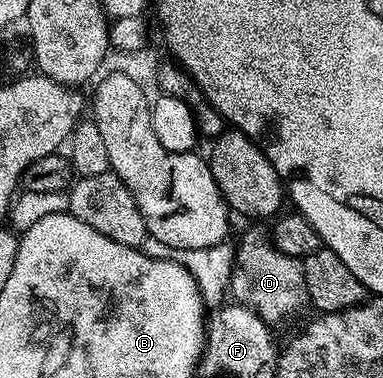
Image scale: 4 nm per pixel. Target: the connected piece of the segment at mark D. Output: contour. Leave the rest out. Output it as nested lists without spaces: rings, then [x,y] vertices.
[[[252,226],[236,242],[236,263],[230,280],[229,293],[237,302],[252,308],[263,321],[271,326],[306,306],[307,284],[304,282],[303,259],[284,255],[275,248],[265,226]]]

